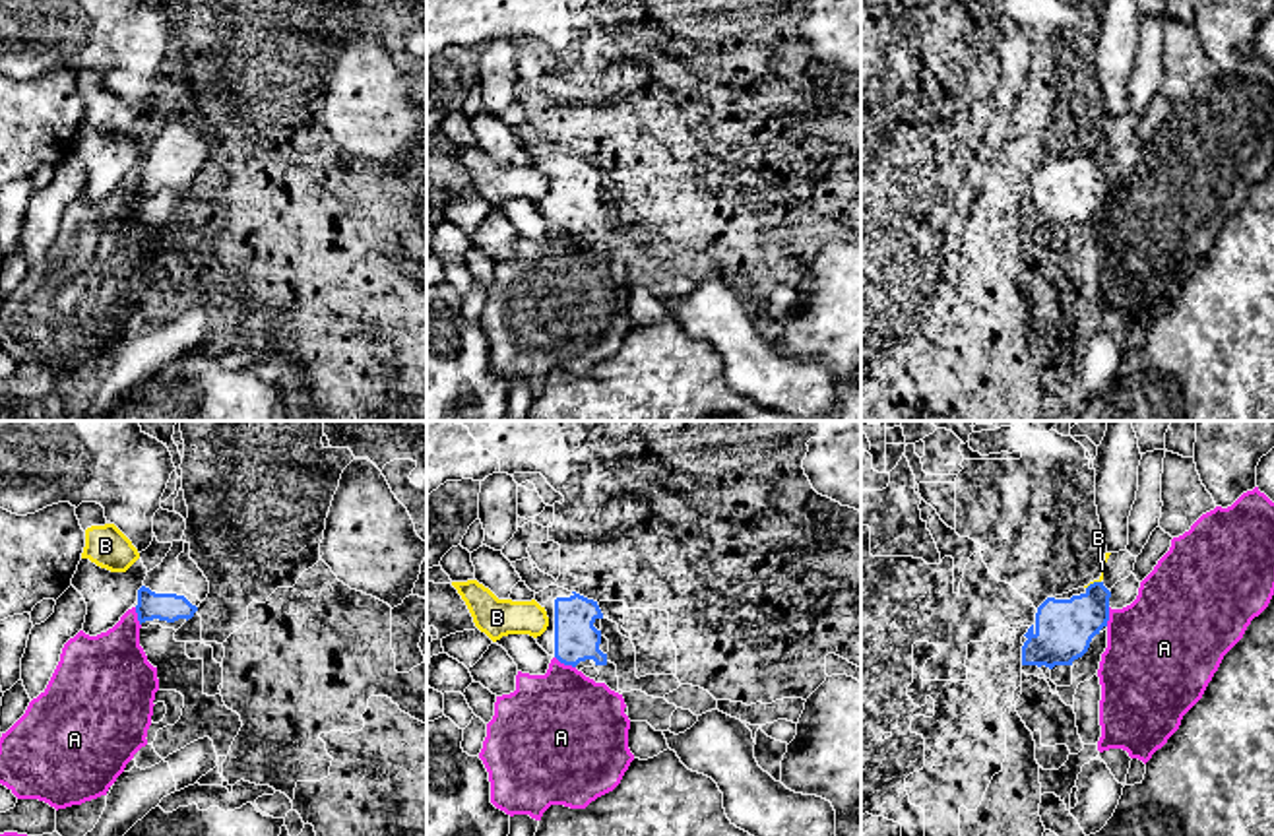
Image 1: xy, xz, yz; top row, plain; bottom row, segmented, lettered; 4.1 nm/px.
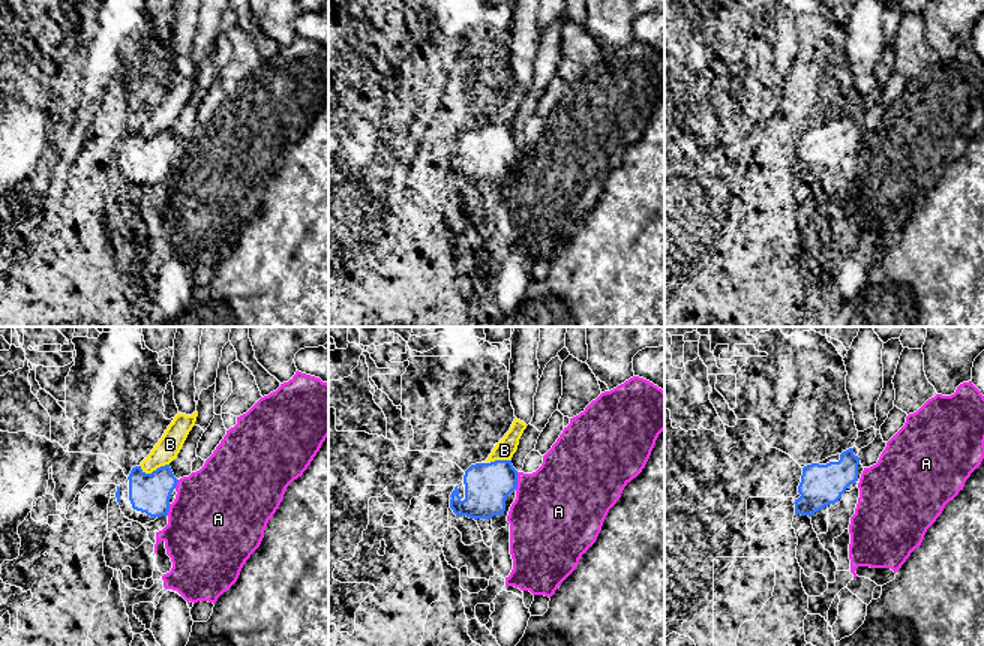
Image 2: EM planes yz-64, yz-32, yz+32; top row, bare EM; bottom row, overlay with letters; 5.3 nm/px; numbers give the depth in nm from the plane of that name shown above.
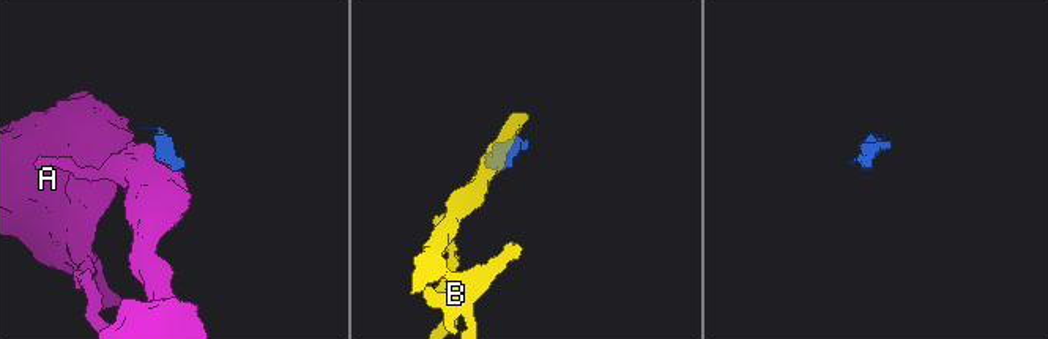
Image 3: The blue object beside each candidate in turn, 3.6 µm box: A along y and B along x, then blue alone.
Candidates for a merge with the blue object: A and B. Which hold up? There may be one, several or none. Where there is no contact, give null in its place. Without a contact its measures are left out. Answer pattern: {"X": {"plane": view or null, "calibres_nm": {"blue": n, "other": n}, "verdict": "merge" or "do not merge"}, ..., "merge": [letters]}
{"A": {"plane": "xz", "calibres_nm": {"blue": 180, "other": 440}, "verdict": "do not merge"}, "B": {"plane": "yz", "calibres_nm": {"blue": 240, "other": 20}, "verdict": "do not merge"}, "merge": []}

